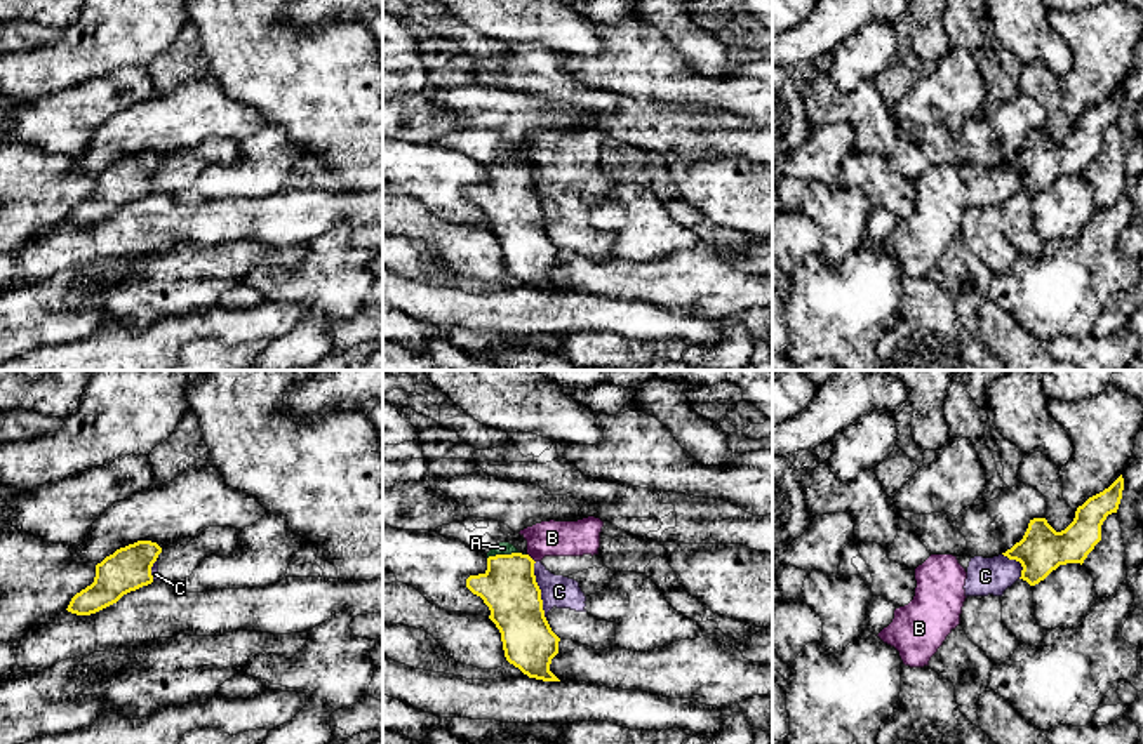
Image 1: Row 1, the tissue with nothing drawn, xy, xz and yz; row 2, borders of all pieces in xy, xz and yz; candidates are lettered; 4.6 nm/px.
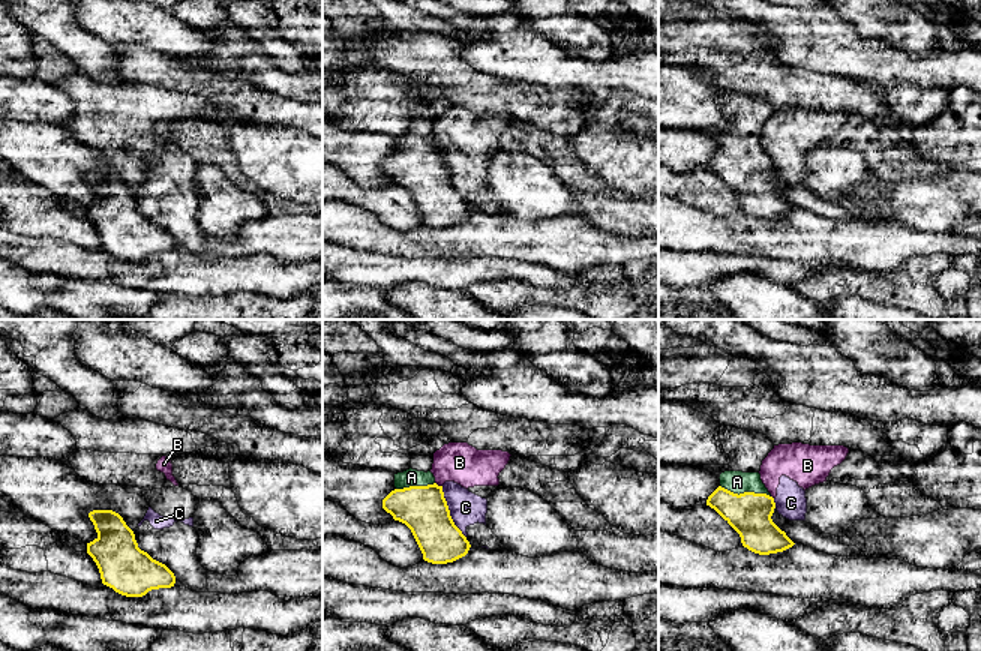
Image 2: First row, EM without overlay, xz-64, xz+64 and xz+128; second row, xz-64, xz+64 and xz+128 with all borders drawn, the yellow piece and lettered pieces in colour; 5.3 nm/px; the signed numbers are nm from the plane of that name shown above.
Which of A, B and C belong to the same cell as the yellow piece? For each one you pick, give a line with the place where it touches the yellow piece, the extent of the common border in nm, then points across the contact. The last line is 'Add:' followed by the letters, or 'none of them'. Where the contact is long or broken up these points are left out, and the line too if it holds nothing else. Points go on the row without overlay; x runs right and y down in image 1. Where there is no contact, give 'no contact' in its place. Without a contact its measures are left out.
A: meets yellow in xz at (505, 166); contact 180 nm long
Add: A

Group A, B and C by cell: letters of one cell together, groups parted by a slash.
A / B C

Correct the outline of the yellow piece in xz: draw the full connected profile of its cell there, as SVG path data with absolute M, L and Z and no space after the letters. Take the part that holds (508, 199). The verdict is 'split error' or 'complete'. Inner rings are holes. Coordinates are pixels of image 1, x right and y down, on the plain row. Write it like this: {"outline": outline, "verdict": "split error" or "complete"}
{"outline": "M499 153L487 163L487 181L470 186L466 198L489 217L506 271L529 289L560 292L550 282L560 249L545 228L534 174L513 155Z", "verdict": "split error"}

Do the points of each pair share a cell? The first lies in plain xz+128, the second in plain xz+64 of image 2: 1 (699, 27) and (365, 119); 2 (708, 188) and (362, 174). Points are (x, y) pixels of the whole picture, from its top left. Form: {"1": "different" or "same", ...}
{"1": "different", "2": "different"}

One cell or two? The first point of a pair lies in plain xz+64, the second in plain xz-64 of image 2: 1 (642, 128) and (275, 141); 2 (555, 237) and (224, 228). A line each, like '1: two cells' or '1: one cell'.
1: two cells
2: two cells

